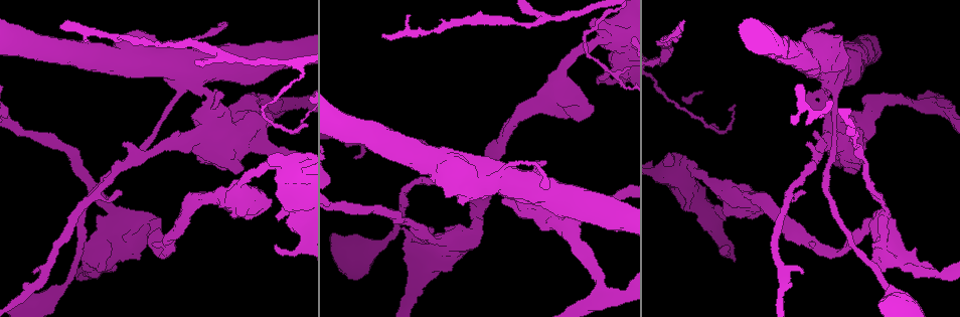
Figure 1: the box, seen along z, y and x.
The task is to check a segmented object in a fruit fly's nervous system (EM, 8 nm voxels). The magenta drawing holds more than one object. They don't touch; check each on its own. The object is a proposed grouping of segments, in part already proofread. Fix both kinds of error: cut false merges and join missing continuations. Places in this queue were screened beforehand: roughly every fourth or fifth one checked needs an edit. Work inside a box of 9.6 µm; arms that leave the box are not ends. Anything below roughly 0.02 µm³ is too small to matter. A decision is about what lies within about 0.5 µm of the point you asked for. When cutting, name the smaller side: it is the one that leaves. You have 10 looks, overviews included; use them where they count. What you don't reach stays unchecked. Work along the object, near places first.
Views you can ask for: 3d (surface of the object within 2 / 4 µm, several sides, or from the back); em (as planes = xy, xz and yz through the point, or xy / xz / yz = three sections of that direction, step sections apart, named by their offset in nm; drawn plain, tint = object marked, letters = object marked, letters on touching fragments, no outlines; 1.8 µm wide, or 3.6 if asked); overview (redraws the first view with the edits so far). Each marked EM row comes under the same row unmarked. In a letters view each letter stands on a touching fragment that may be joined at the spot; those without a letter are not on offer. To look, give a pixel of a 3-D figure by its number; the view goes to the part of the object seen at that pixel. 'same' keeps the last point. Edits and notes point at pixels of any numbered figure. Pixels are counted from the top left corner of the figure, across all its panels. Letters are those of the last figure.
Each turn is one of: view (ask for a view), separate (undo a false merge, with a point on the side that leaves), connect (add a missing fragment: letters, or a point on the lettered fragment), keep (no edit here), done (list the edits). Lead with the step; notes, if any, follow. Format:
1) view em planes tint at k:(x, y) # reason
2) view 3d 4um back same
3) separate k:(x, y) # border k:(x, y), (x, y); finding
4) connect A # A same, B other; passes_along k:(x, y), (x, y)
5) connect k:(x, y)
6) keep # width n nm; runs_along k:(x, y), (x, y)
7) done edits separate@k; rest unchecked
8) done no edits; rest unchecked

view em 3.6um planes letters at 1:(873, 219) # calibre changes

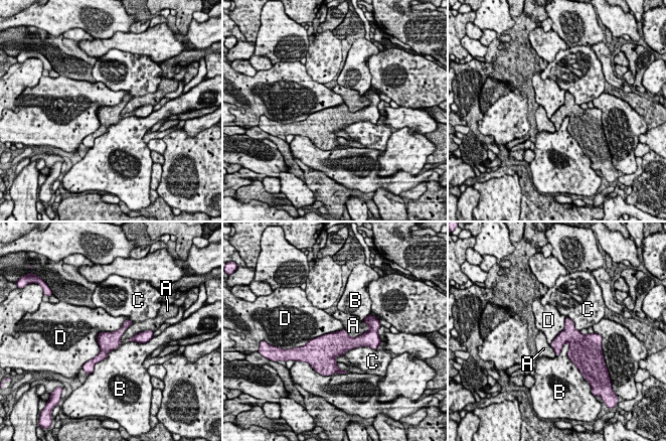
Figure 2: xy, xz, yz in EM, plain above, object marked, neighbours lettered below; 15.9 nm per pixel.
keep # A other, B other, C other, D other; runs_along 2:(128, 322), (97, 359); continuous, no second neuron

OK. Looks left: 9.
view em 3.6um xy step 4 tint at 1:(840, 131) # abrupt turn

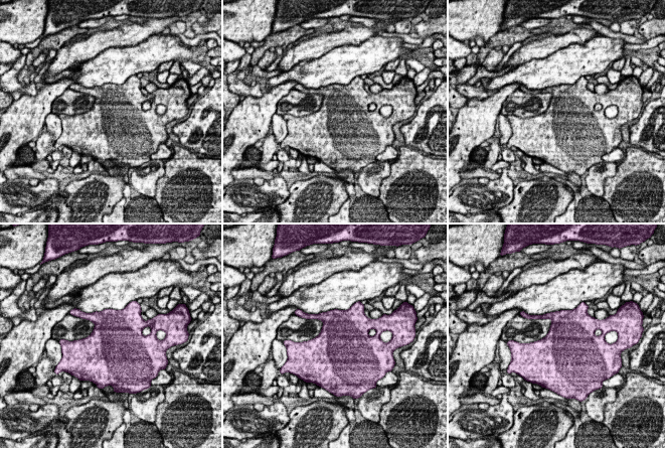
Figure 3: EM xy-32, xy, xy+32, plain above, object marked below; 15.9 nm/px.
view em 3.6um planes letters same # cut it another way

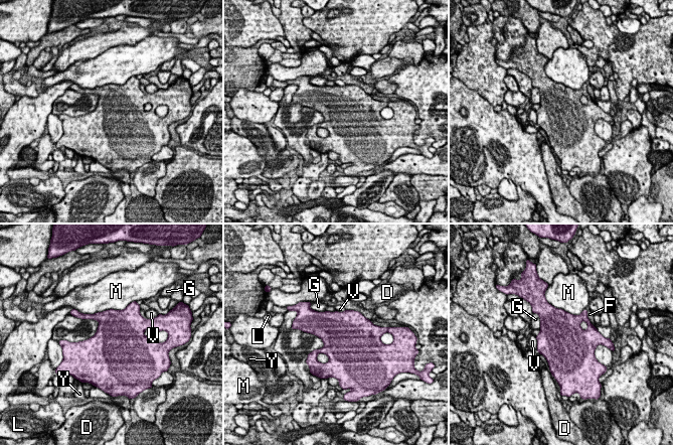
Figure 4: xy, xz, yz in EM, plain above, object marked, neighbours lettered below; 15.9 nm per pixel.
keep # width 750 nm; D other, F other, G other, L other, M other, V other, Y other; border 4:(326, 310), (335, 311); all the same neuron

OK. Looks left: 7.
view 3d 4um at 1:(566, 95)

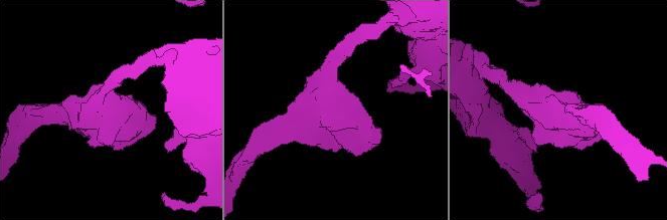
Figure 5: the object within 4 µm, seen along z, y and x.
view em 3.6um planes letters at 5:(337, 112)

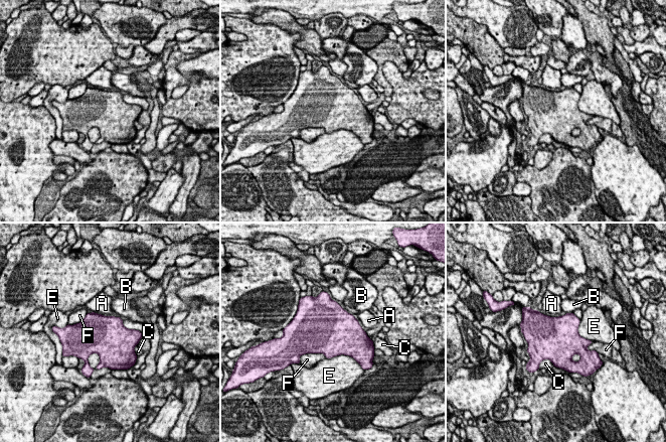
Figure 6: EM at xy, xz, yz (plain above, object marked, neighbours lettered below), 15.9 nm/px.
keep # A other, B other, C other, E other, F other; border 6:(326, 358), (348, 354), (356, 361); continuous, no second neuron

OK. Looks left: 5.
view 3d 4um at 1:(62, 27) # free end

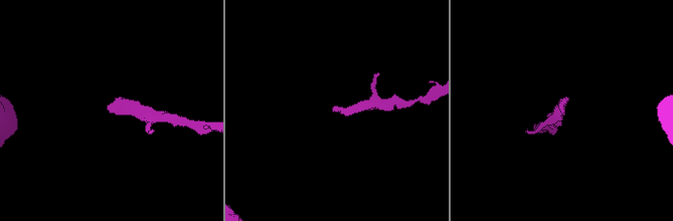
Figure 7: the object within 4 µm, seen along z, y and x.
view em planes letters at 7:(107, 109) # need the tissue

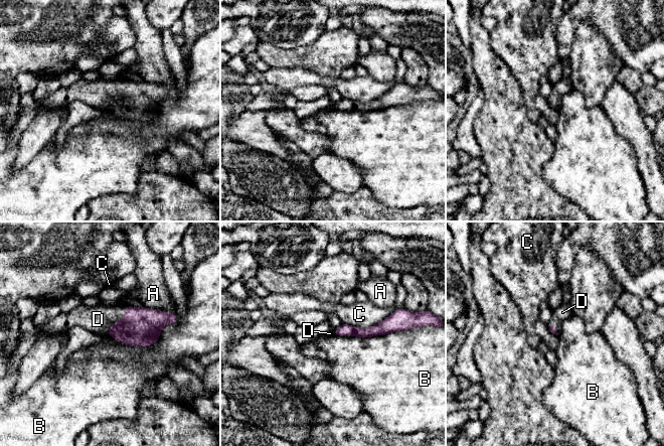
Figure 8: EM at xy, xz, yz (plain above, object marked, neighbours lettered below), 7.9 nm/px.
connect D # longest_contact B 550 nm; A other, B other, C other, D same; passes_along 8:(141, 326), (119, 319), (98, 319); the neuron continues

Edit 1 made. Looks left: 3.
done edits connect@8; rest unchecked

